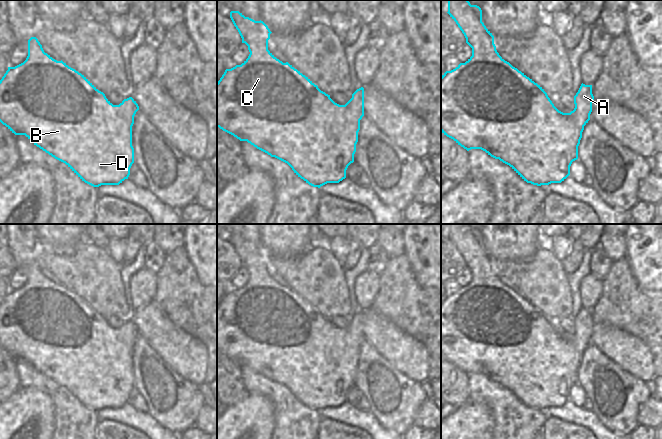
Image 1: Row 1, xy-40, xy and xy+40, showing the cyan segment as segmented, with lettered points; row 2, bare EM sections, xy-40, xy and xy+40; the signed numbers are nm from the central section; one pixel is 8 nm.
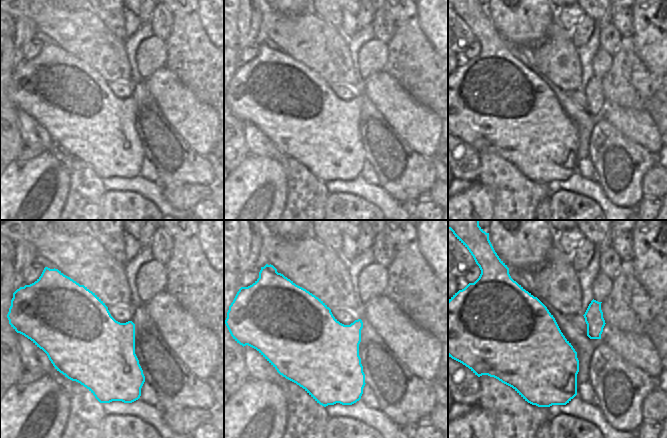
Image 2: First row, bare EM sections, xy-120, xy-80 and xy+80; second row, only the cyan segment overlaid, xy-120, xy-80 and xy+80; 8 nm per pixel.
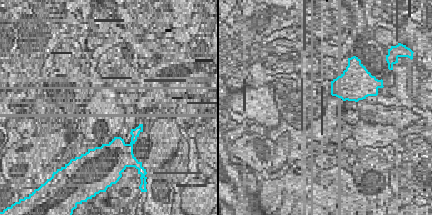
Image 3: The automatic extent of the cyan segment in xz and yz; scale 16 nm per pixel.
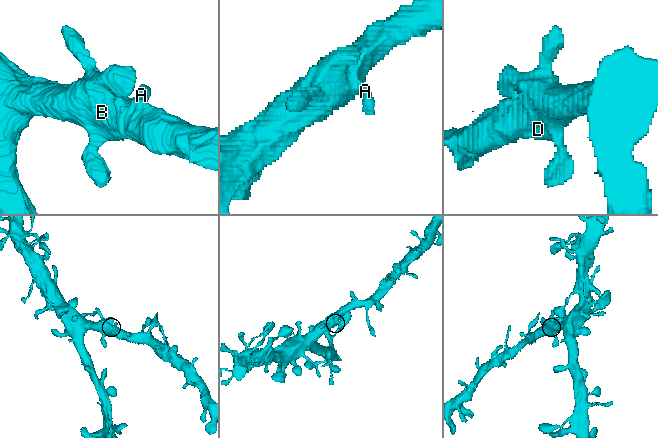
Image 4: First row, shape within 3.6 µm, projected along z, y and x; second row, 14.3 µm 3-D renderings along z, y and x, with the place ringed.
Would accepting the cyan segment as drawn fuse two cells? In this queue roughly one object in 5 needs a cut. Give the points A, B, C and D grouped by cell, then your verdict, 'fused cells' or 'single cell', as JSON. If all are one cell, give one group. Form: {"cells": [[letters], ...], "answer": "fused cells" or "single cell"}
{"cells": [["A", "B", "C", "D"]], "answer": "single cell"}

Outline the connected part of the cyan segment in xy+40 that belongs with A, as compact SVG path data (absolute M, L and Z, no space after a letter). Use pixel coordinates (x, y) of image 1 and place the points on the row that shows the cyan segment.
M448 0L448 12L450 17L456 22L466 38L466 43L472 48L472 56L465 62L460 63L455 69L446 71L441 76L441 132L447 137L453 139L458 145L466 149L481 149L495 159L499 159L503 163L509 165L524 181L533 185L549 185L551 183L561 183L570 175L570 166L573 161L578 159L578 146L582 138L584 126L590 120L592 112L592 102L594 96L592 94L592 85L581 84L578 92L574 96L575 108L570 113L559 111L544 89L527 77L524 73L513 67L509 62L505 61L497 52L494 44L494 36L486 28L482 22L482 10L477 5L471 5L468 0Z

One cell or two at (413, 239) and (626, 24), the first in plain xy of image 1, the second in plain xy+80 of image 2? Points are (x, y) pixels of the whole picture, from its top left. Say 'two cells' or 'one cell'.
two cells

